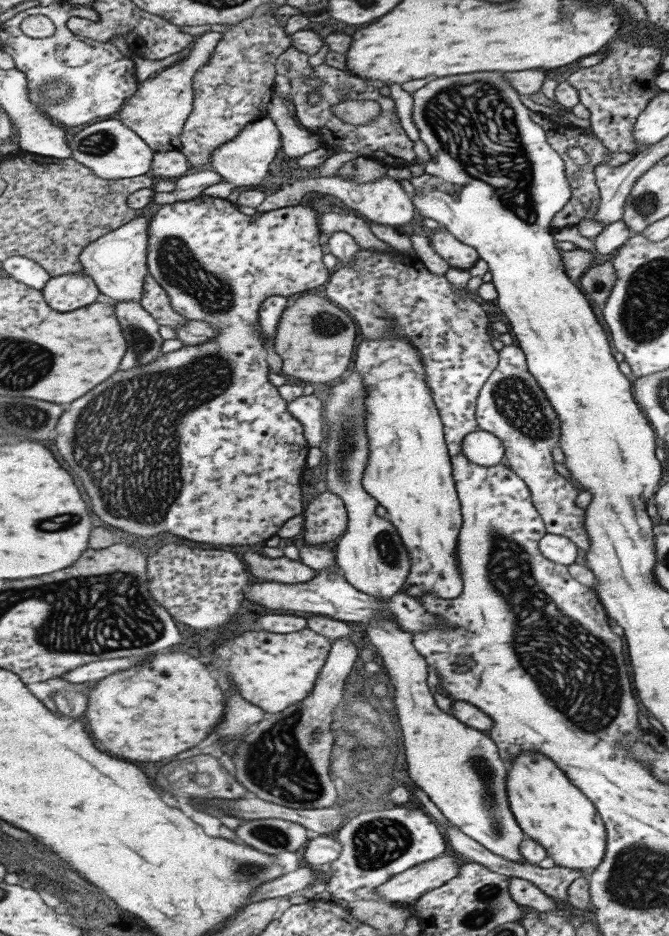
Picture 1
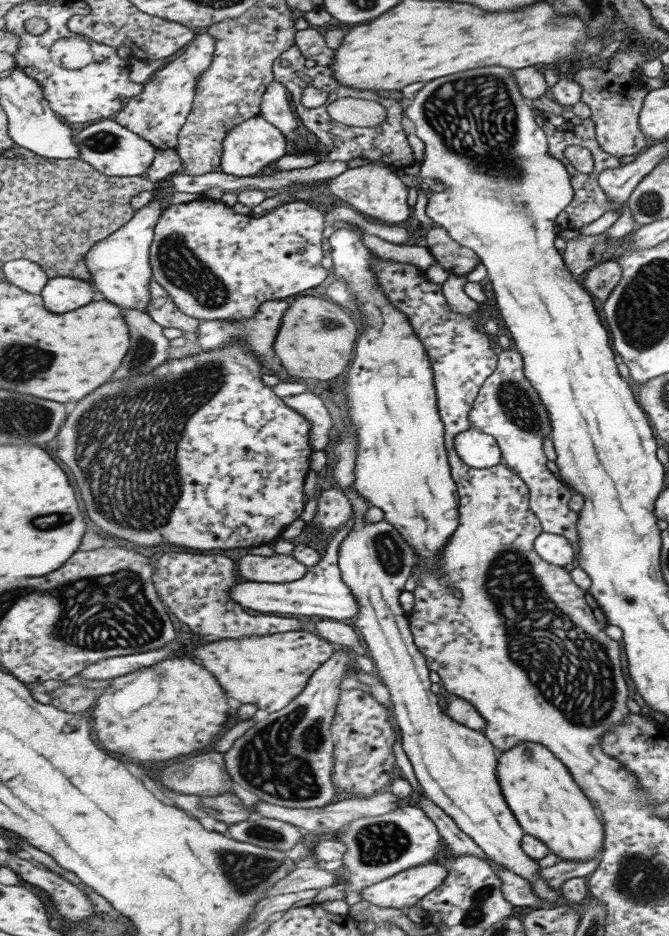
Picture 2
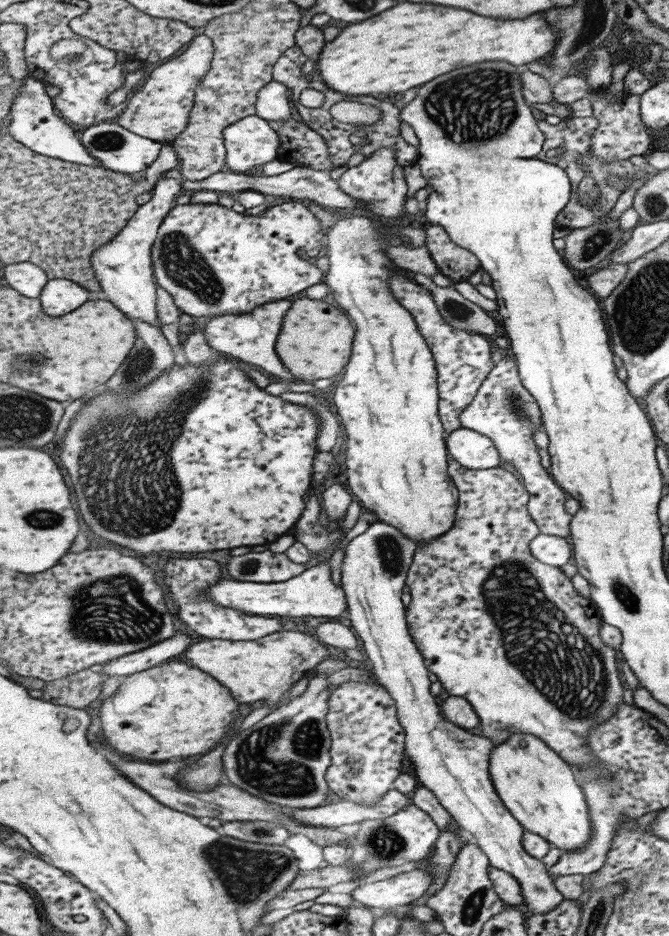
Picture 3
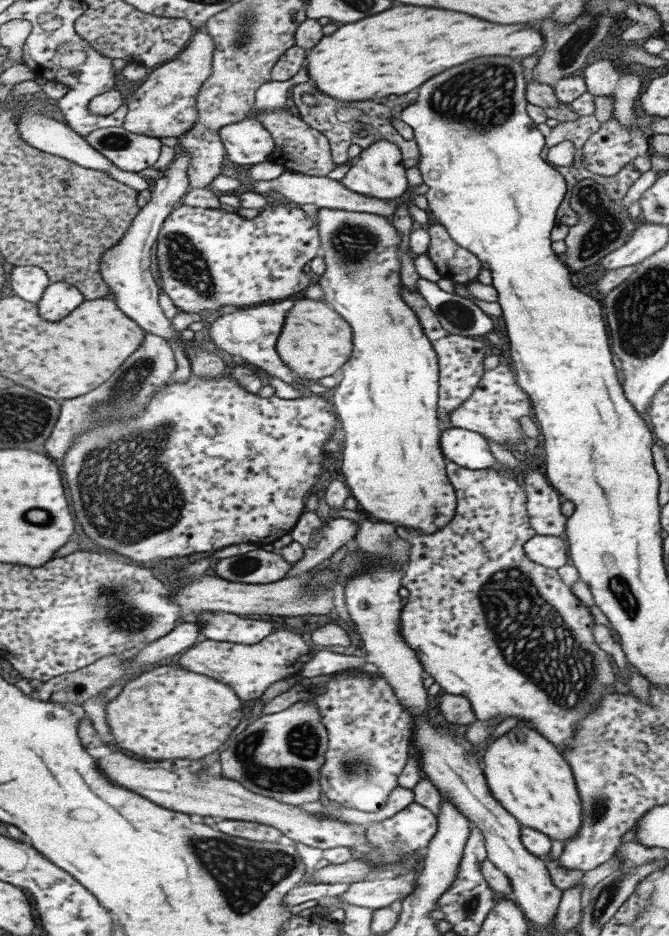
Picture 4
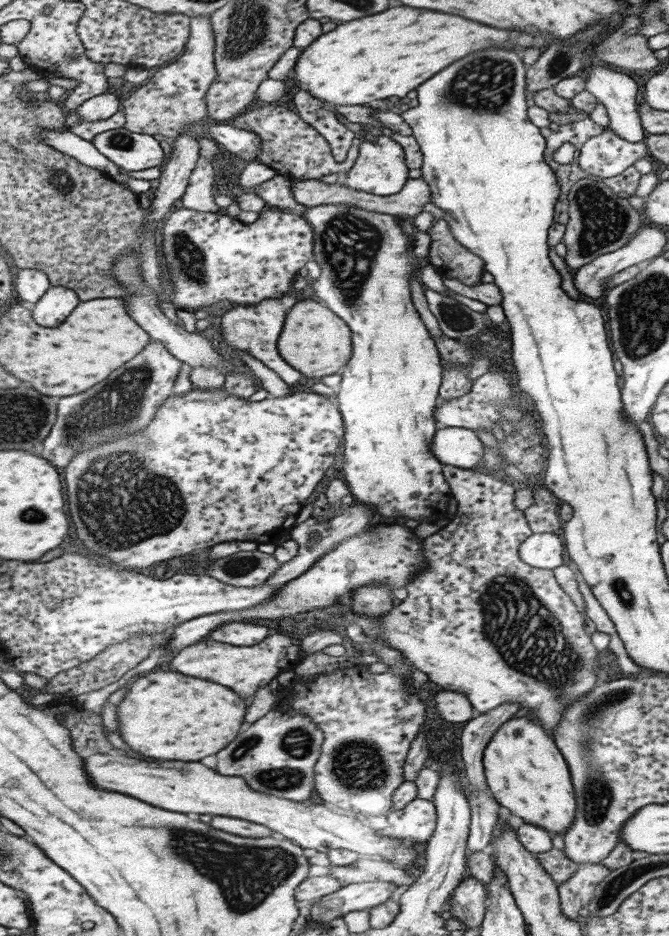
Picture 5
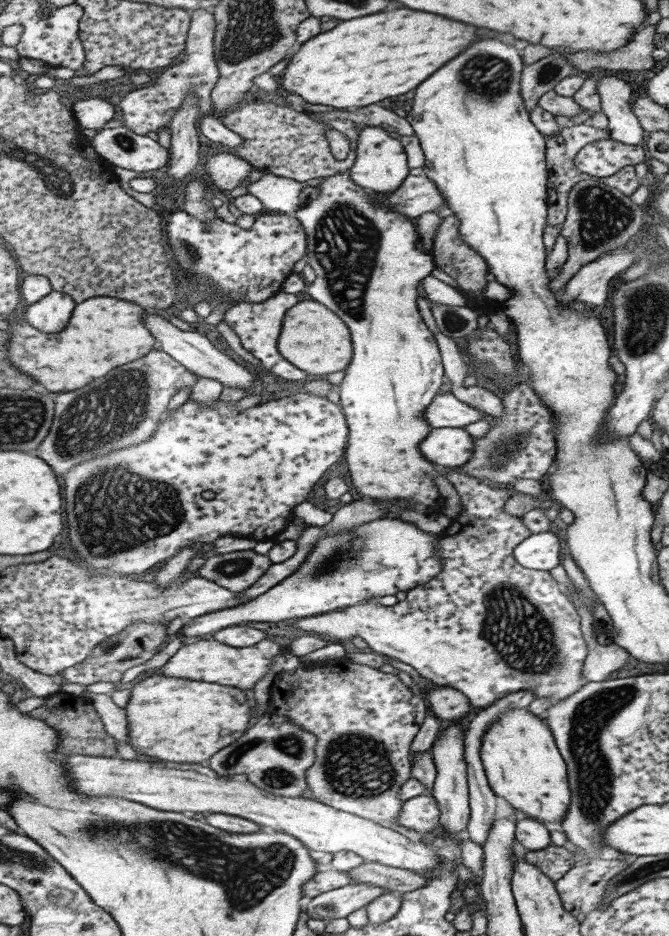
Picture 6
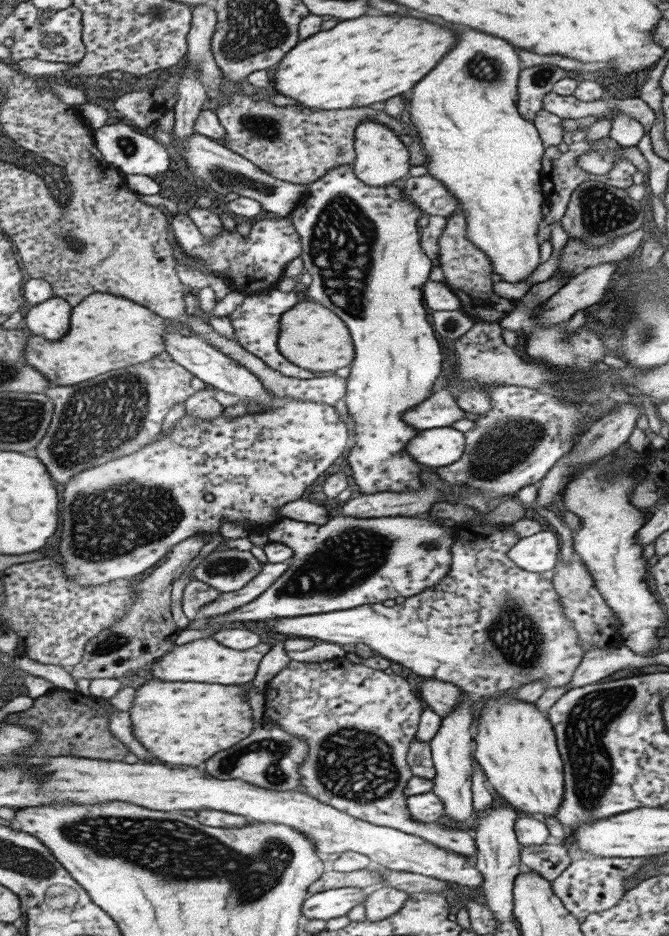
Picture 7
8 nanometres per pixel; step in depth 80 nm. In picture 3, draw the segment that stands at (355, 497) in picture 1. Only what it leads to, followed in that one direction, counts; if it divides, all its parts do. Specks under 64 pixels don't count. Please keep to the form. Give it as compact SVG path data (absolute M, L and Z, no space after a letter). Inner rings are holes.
M377 523L367 528L364 533L353 538L345 548L343 563L341 564L341 583L347 592L349 603L348 623L363 642L365 653L372 662L373 673L377 682L381 683L396 700L399 710L399 722L406 730L407 759L418 777L419 785L425 785L439 798L441 804L452 814L453 818L462 826L465 833L470 834L477 846L488 858L490 866L507 872L518 883L522 904L525 904L531 914L548 913L564 898L553 886L552 878L547 868L539 859L533 858L523 847L524 828L509 814L503 806L493 788L489 773L489 753L494 747L492 739L486 736L469 734L468 730L449 721L445 716L441 718L442 708L439 708L435 696L431 694L431 680L425 658L421 655L413 636L409 634L405 604L401 602L403 588L407 584L410 566L414 561L418 544L406 537L399 529L388 523Z

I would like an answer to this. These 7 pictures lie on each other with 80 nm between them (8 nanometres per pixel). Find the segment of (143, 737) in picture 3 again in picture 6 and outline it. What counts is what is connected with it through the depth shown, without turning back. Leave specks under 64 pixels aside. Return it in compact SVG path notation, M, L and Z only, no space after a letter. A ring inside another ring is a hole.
M165 674L151 675L134 685L131 700L126 706L127 720L131 730L131 740L135 748L149 756L167 762L205 762L229 742L237 742L251 720L251 706L247 712L247 694L233 686L219 686L211 682L191 682L188 678L173 678Z

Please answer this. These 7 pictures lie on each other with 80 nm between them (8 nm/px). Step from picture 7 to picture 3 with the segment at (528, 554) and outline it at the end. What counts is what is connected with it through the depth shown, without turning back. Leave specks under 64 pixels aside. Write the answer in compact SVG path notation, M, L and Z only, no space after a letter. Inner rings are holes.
M539 533L531 540L533 558L549 566L563 566L571 558L571 551L567 540L558 536Z

